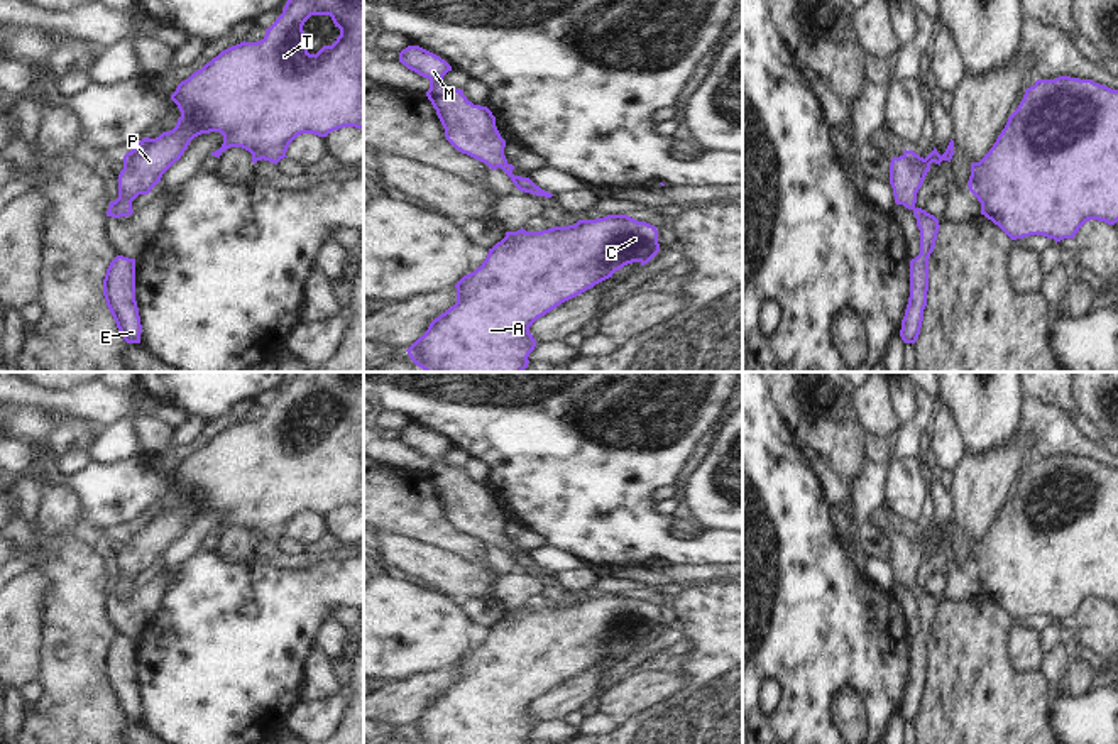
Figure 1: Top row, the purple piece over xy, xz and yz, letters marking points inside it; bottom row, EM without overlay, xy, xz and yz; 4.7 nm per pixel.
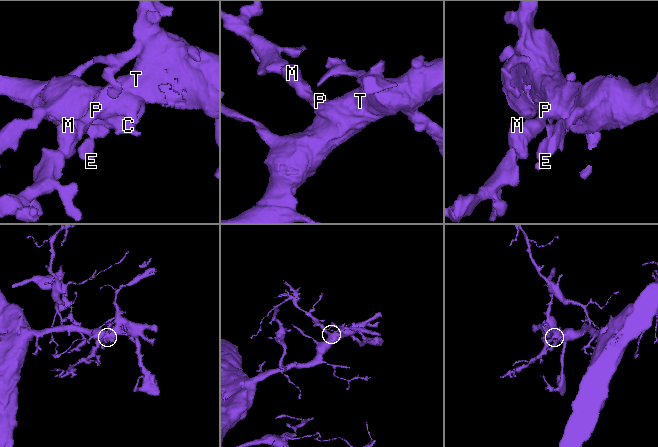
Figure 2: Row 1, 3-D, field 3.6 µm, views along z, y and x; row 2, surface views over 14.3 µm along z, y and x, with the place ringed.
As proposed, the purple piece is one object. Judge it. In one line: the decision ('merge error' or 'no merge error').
no merge error

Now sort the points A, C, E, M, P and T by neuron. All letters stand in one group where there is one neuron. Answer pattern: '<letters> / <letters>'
A C E M P T

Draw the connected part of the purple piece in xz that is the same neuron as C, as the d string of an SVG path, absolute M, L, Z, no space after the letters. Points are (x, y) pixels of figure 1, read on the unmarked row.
M607 594L595 599L578 599L575 604L553 605L541 610L506 610L480 646L463 654L457 663L457 681L435 697L423 715L406 730L416 744L528 744L536 719L529 705L562 681L585 671L612 656L628 643L648 643L660 631L656 605L628 594Z

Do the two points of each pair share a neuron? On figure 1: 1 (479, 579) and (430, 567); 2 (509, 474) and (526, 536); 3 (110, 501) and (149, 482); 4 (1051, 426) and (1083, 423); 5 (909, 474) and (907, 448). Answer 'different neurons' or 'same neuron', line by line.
1: same neuron
2: different neurons
3: same neuron
4: different neurons
5: different neurons

